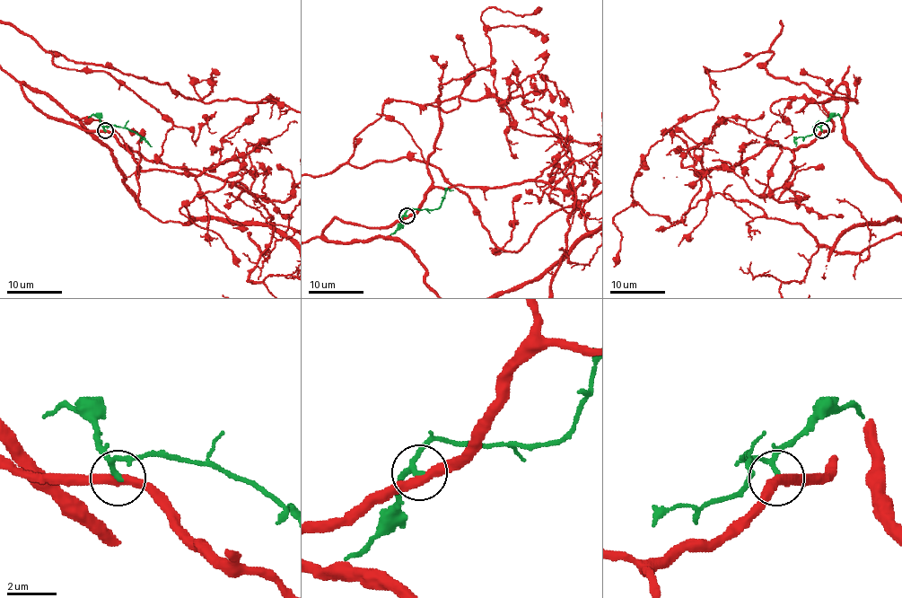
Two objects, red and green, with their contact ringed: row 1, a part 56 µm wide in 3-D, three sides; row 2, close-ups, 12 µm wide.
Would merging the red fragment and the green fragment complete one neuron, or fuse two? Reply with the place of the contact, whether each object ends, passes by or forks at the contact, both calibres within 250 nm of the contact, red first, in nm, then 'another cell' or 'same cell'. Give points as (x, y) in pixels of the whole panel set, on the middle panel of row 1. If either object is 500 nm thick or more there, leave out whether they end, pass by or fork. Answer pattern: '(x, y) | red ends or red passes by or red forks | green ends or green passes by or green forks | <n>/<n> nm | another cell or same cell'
(407, 215) | red passes by | green passes by | 360/180 nm | another cell

